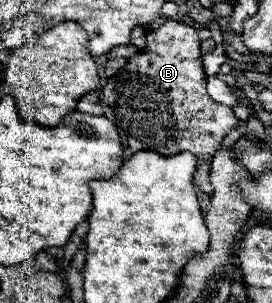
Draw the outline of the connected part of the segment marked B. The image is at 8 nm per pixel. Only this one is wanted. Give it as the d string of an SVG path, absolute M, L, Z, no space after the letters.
M165 20L157 30L151 30L147 34L147 46L127 60L127 64L107 80L103 88L103 102L113 110L115 122L119 128L127 134L129 150L135 154L139 150L153 150L159 154L177 154L177 152L191 152L197 158L197 170L195 170L195 184L201 192L211 194L213 188L209 184L209 166L219 150L219 144L223 136L239 122L237 116L229 106L217 104L207 94L207 74L203 70L203 52L201 52L201 40L197 38L197 30L189 24L177 22L177 20Z

